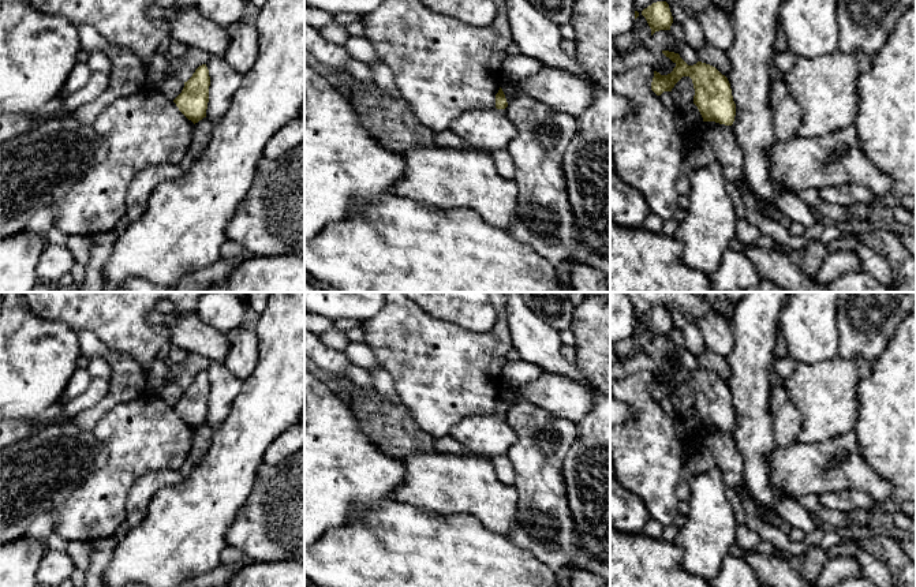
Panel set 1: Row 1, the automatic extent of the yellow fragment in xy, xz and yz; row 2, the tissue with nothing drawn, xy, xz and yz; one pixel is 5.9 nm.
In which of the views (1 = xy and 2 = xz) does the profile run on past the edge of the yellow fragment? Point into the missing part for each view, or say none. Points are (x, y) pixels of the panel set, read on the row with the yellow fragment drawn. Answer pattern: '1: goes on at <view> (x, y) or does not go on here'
1: does not go on here
2: does not go on here

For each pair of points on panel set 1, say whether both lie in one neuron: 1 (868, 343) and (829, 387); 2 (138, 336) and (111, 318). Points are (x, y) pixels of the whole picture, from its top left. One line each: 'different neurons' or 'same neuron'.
1: different neurons
2: same neuron

